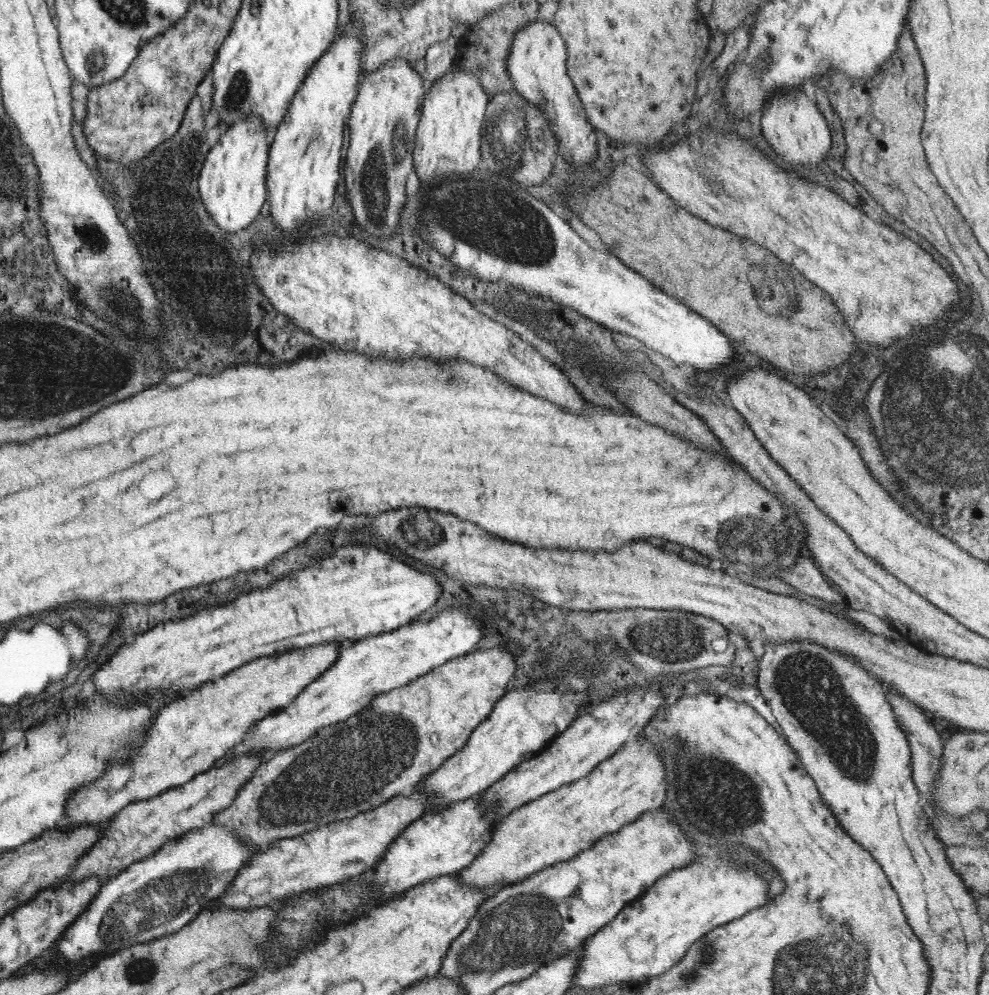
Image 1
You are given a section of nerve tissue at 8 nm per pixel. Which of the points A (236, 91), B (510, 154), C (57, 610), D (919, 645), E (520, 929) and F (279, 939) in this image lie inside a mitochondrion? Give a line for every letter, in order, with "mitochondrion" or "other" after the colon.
A: mitochondrion
B: mitochondrion
C: other
D: other
E: mitochondrion
F: mitochondrion

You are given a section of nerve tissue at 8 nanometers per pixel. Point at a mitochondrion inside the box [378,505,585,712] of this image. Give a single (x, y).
(423, 531)

